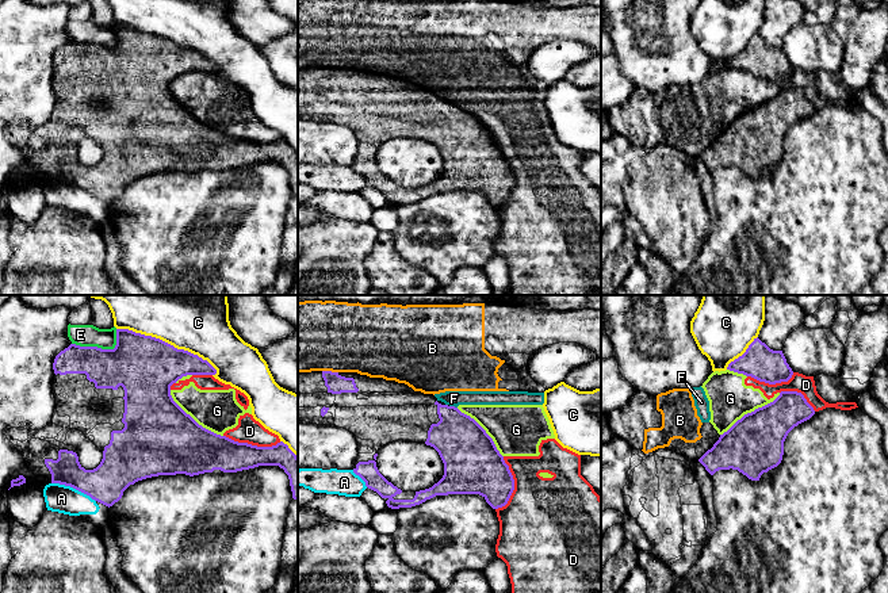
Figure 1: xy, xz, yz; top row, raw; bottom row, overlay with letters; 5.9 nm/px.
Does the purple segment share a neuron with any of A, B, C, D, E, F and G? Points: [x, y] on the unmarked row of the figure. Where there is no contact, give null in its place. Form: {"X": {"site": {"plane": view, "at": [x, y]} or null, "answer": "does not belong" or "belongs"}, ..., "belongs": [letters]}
{"A": {"site": {"plane": "xy", "at": [73, 184]}, "answer": "does not belong"}, "B": {"site": {"plane": "xz", "at": [330, 68]}, "answer": "does not belong"}, "C": {"site": {"plane": "xy", "at": [167, 39]}, "answer": "does not belong"}, "D": {"site": {"plane": "xz", "at": [513, 182]}, "answer": "does not belong"}, "E": {"site": {"plane": "xy", "at": [100, 45]}, "answer": "does not belong"}, "F": {"site": {"plane": "xz", "at": [454, 103]}, "answer": "does not belong"}, "G": {"site": {"plane": "yz", "at": [751, 108]}, "answer": "does not belong"}, "belongs": []}

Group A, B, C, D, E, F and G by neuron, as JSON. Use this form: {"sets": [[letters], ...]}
{"sets": [["A"], ["B", "D", "F", "G"], ["C"], ["E"]]}

